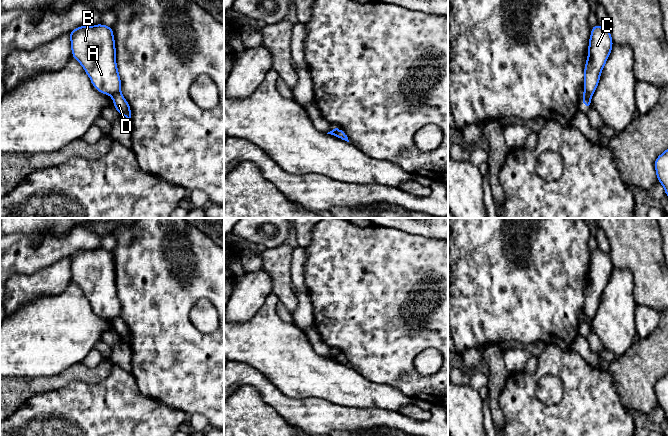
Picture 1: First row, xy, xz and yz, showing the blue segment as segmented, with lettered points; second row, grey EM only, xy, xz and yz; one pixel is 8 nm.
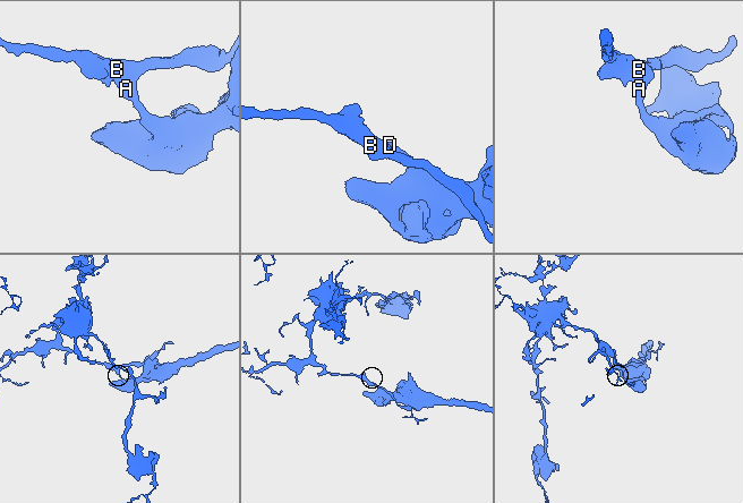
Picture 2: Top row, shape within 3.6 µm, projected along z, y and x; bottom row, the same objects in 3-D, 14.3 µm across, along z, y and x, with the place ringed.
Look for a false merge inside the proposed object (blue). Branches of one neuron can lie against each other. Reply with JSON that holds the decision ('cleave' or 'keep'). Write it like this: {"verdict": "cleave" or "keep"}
{"verdict": "cleave"}

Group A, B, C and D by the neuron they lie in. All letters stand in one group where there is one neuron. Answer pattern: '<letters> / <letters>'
A B C / D

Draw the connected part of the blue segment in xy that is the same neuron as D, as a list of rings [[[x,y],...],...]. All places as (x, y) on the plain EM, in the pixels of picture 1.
[[[119,317],[113,319],[112,322],[114,327],[114,332],[126,343],[128,343],[129,347],[131,347],[131,333],[129,327],[126,325],[123,319]]]

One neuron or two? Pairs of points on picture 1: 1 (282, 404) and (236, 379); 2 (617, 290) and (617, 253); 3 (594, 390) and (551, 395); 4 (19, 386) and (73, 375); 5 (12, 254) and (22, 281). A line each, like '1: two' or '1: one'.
1: one
2: two
3: two
4: one
5: two

